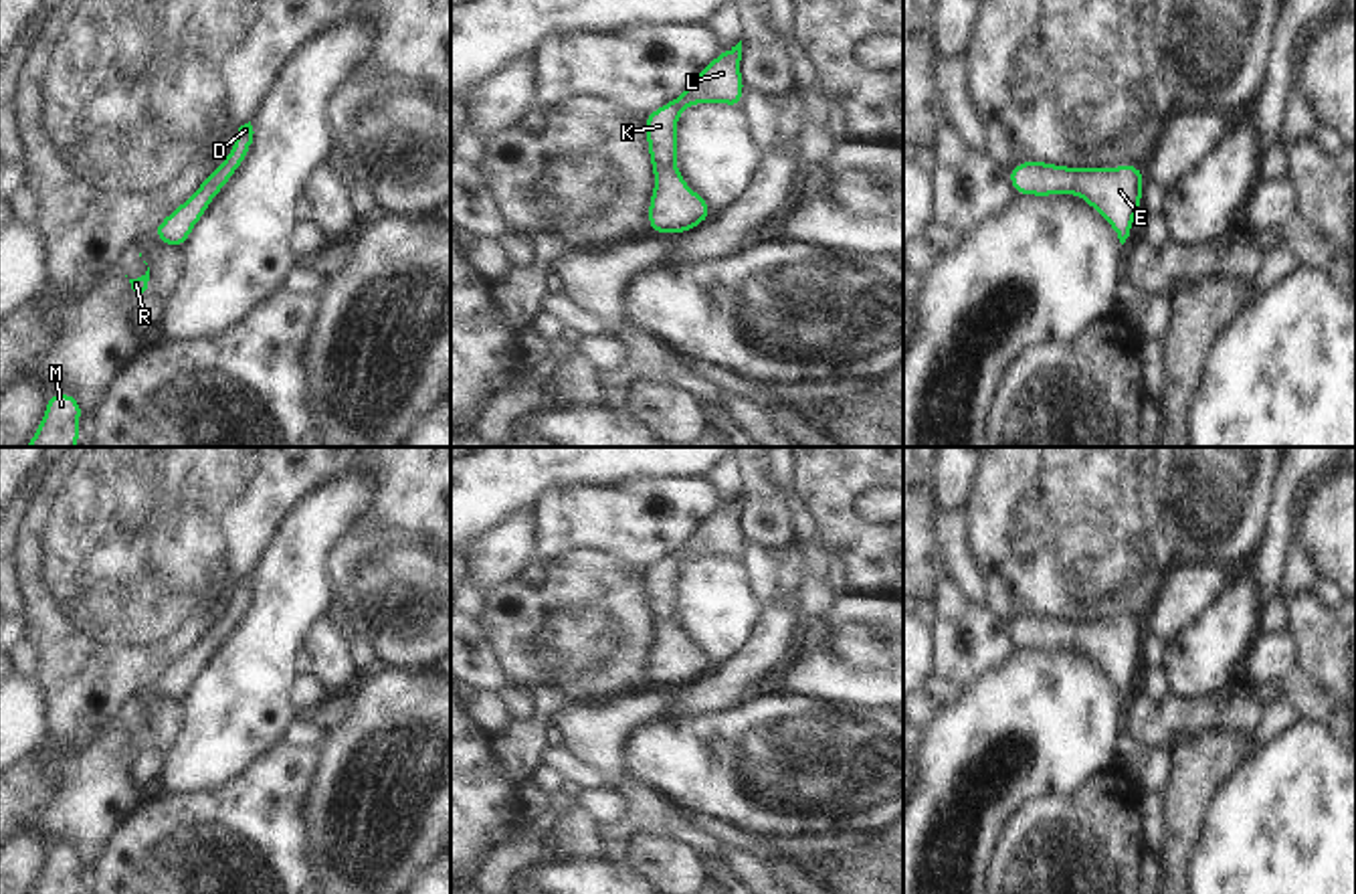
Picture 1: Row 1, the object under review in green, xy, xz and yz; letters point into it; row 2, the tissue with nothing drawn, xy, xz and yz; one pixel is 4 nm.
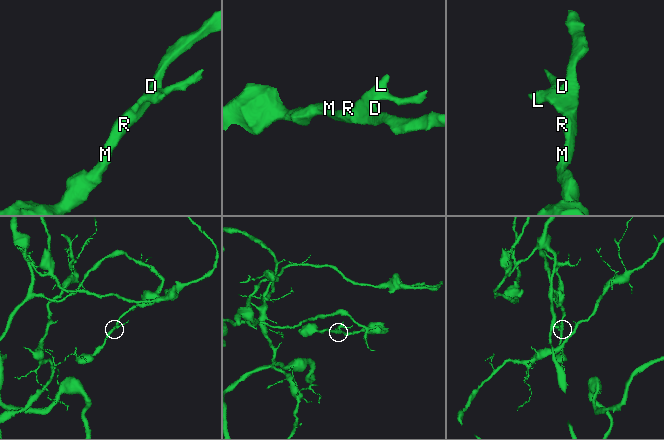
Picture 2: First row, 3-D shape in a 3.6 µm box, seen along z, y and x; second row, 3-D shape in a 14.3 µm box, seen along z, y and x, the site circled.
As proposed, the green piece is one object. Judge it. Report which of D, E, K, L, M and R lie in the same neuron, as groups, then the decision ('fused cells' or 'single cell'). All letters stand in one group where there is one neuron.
D E K L M R; single cell

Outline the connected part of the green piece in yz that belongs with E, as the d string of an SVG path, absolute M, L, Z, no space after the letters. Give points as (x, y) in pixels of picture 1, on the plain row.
M1025 613L1008 623L1008 633L1016 647L1081 649L1111 678L1122 698L1130 690L1134 669L1142 659L1144 631L1144 623L1132 617L1093 623L1089 619L1071 621Z

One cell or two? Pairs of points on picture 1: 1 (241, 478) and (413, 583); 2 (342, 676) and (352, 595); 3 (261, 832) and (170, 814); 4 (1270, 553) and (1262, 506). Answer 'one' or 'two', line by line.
1: two
2: two
3: one
4: two

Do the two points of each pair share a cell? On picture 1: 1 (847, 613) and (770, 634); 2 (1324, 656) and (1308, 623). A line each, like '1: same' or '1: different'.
1: different
2: same

